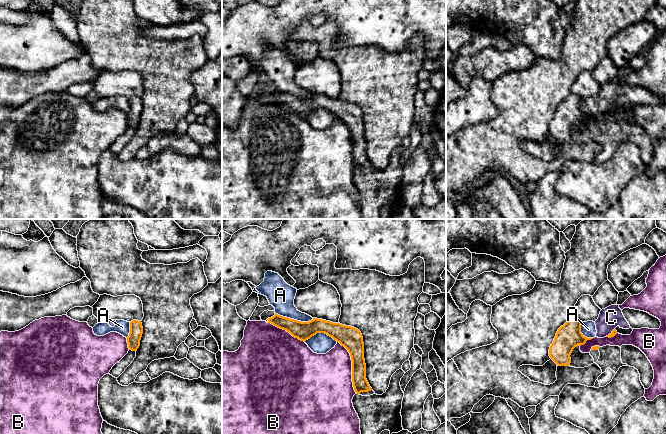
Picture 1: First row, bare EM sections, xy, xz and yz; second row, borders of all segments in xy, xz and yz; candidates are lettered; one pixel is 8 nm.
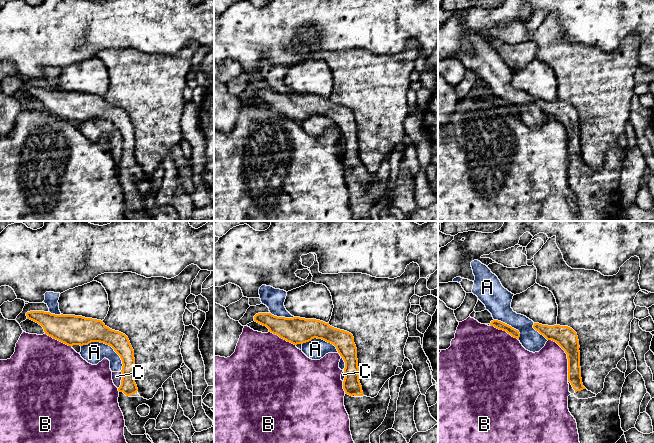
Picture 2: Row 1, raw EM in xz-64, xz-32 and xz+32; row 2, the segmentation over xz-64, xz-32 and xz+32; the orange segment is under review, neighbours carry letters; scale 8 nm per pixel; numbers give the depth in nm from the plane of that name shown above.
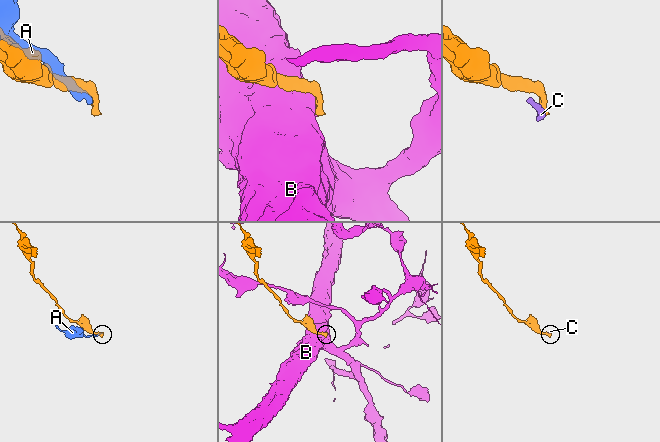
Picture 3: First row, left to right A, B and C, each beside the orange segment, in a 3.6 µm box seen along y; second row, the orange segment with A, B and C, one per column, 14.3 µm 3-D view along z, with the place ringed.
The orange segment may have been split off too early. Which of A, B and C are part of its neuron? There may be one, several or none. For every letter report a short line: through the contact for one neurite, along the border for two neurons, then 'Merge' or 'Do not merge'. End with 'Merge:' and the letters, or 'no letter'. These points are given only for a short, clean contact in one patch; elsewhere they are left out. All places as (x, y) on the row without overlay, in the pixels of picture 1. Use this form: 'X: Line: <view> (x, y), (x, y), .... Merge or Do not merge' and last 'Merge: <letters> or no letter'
A: Do not merge
B: Do not merge
C: Line: yz (614, 104), (605, 112). Do not merge
Merge: no letter

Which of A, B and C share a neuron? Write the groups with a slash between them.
A C / B

